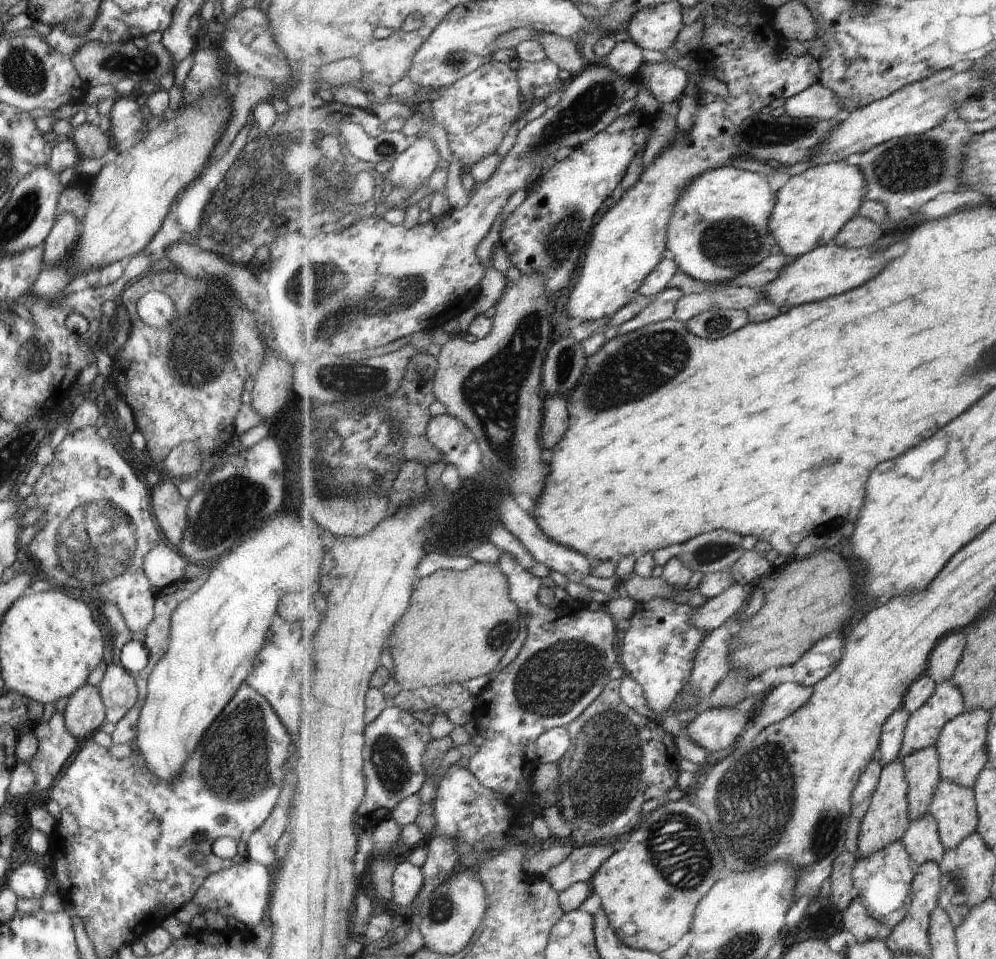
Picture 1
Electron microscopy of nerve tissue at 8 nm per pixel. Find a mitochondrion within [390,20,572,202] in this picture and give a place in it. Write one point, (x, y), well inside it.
(456, 59)

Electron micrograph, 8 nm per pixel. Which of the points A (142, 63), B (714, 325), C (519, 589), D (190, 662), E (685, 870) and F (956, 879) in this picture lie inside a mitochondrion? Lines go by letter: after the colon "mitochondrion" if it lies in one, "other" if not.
A: mitochondrion
B: mitochondrion
C: other
D: other
E: mitochondrion
F: mitochondrion

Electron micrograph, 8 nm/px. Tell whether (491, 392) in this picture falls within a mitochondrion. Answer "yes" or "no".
yes

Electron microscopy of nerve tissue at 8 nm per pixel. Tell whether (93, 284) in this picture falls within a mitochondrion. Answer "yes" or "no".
no

